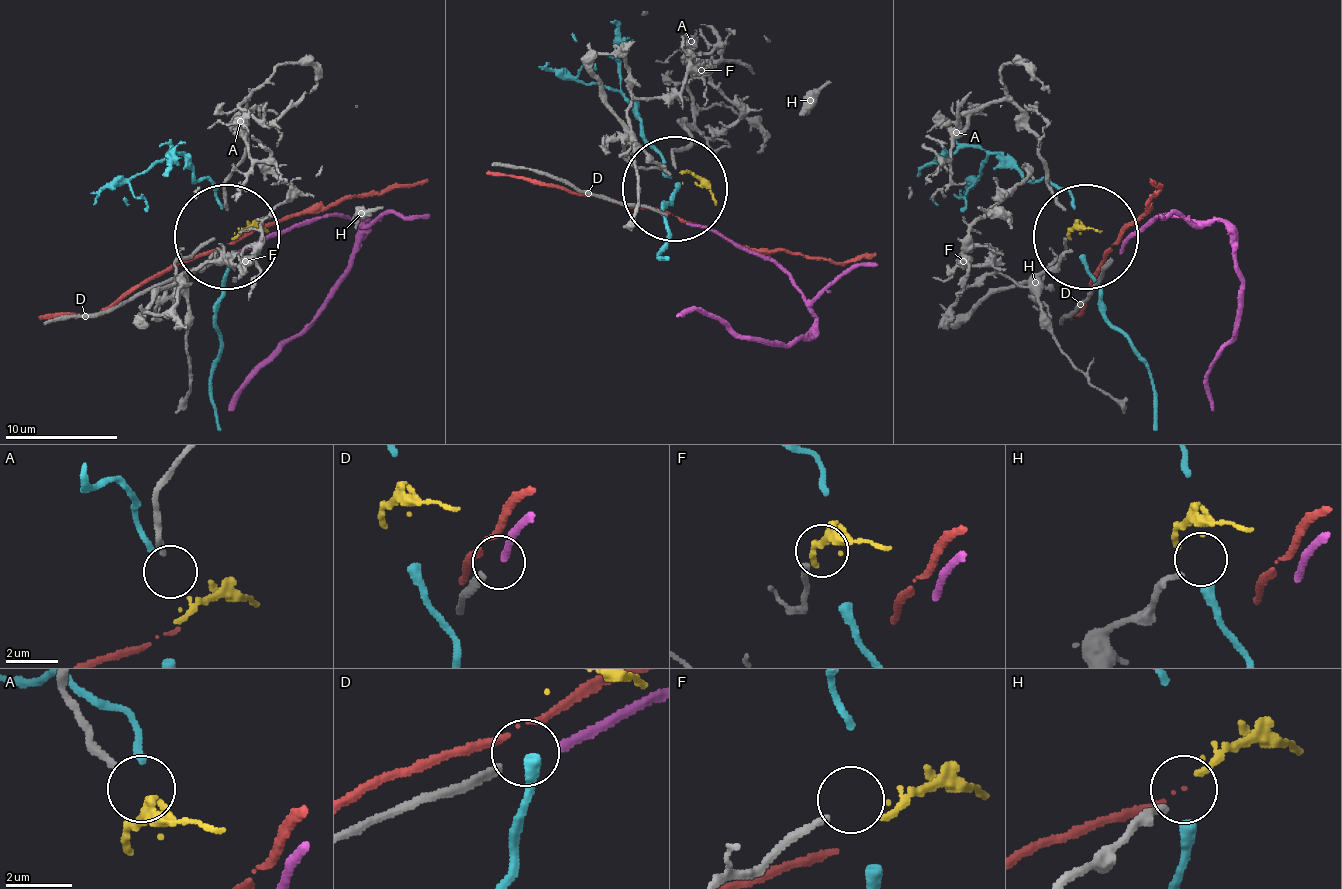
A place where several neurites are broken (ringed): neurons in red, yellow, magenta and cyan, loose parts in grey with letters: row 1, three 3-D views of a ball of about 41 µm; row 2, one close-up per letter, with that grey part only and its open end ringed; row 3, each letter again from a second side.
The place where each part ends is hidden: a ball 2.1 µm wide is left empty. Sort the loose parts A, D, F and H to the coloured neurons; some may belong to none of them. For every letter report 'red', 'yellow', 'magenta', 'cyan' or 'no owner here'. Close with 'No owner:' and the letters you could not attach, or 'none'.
A: cyan
D: magenta
F: yellow
H: no owner here
No owner: H

